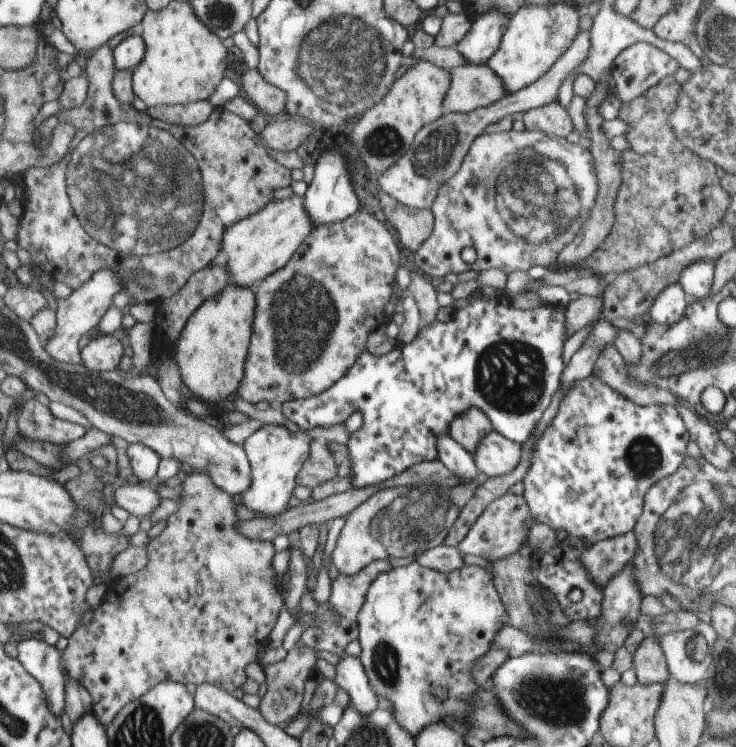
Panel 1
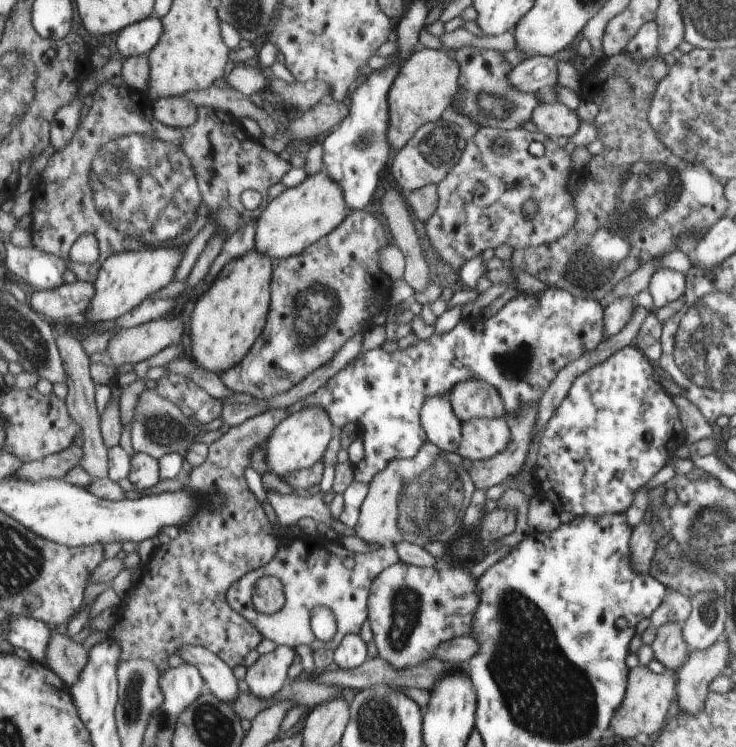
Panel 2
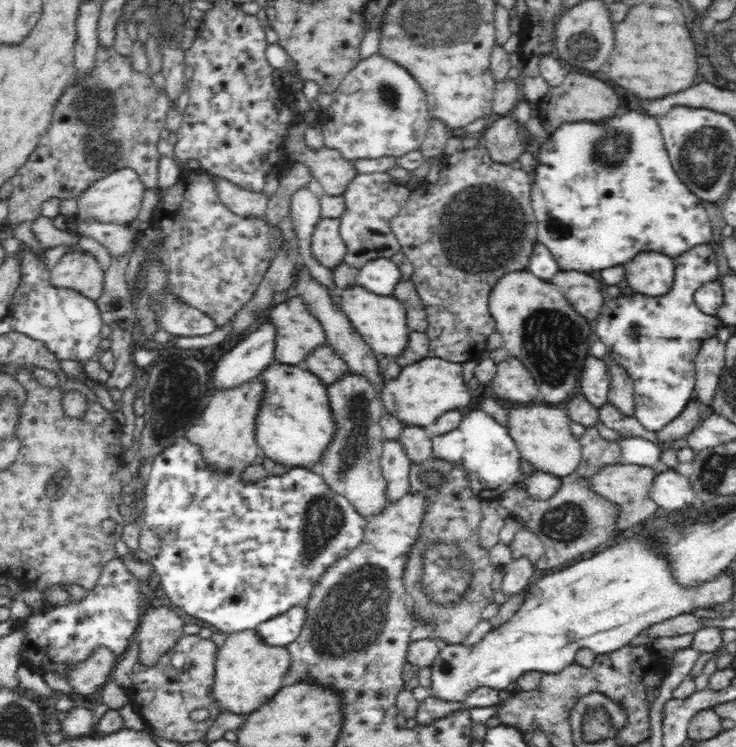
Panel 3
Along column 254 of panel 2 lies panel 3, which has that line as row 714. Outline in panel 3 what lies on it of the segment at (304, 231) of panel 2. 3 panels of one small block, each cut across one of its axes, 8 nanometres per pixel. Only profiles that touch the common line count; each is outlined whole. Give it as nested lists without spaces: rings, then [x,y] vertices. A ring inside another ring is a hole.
[[[252,630],[227,635],[219,648],[214,666],[214,682],[209,687],[209,698],[220,713],[246,715],[258,710],[285,685],[285,675],[290,669],[290,655],[282,645],[268,645]]]

